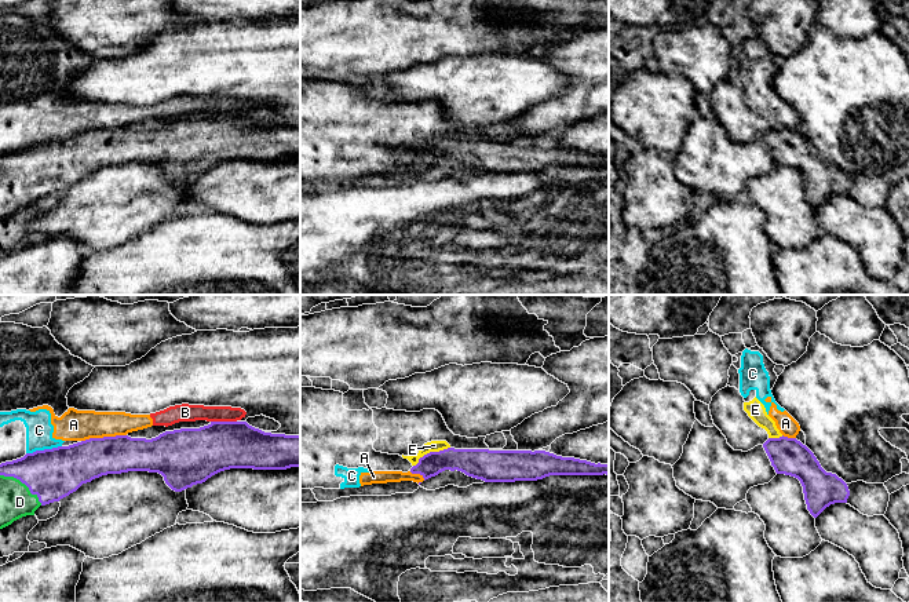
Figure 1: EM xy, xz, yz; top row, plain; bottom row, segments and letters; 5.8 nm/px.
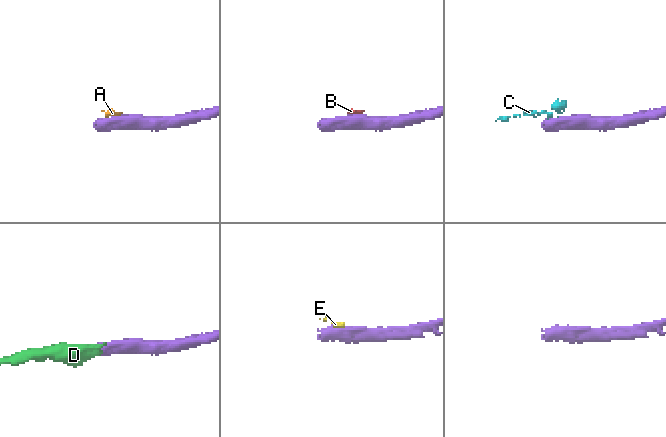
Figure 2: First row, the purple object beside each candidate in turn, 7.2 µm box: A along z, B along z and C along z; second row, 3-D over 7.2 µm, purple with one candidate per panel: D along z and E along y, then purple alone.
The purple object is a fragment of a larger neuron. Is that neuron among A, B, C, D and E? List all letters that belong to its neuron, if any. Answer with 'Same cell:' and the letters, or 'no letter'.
Same cell: D

